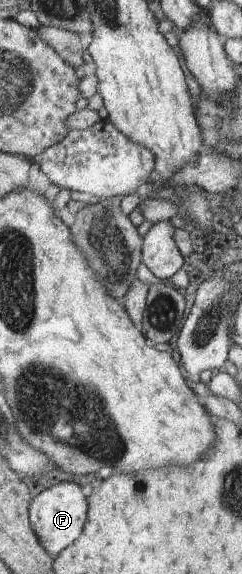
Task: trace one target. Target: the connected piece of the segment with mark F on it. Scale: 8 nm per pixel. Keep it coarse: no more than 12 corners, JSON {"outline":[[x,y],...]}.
{"outline":[[60,482],[33,498],[31,523],[54,556],[80,538],[88,497]]}

